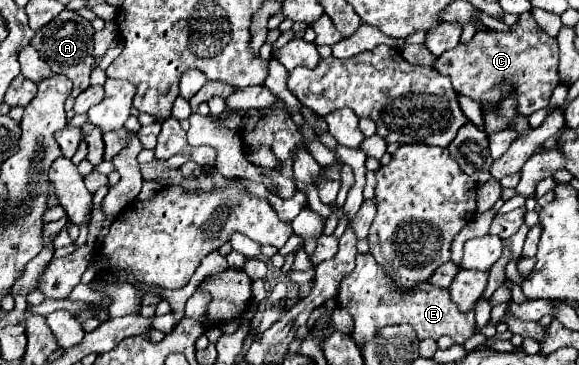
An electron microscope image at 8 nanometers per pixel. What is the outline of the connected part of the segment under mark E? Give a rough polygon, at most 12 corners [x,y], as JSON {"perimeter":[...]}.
{"perimeter":[[369,253],[341,281],[339,303],[357,345],[383,325],[411,323],[419,339],[473,335],[447,289],[401,295]]}

